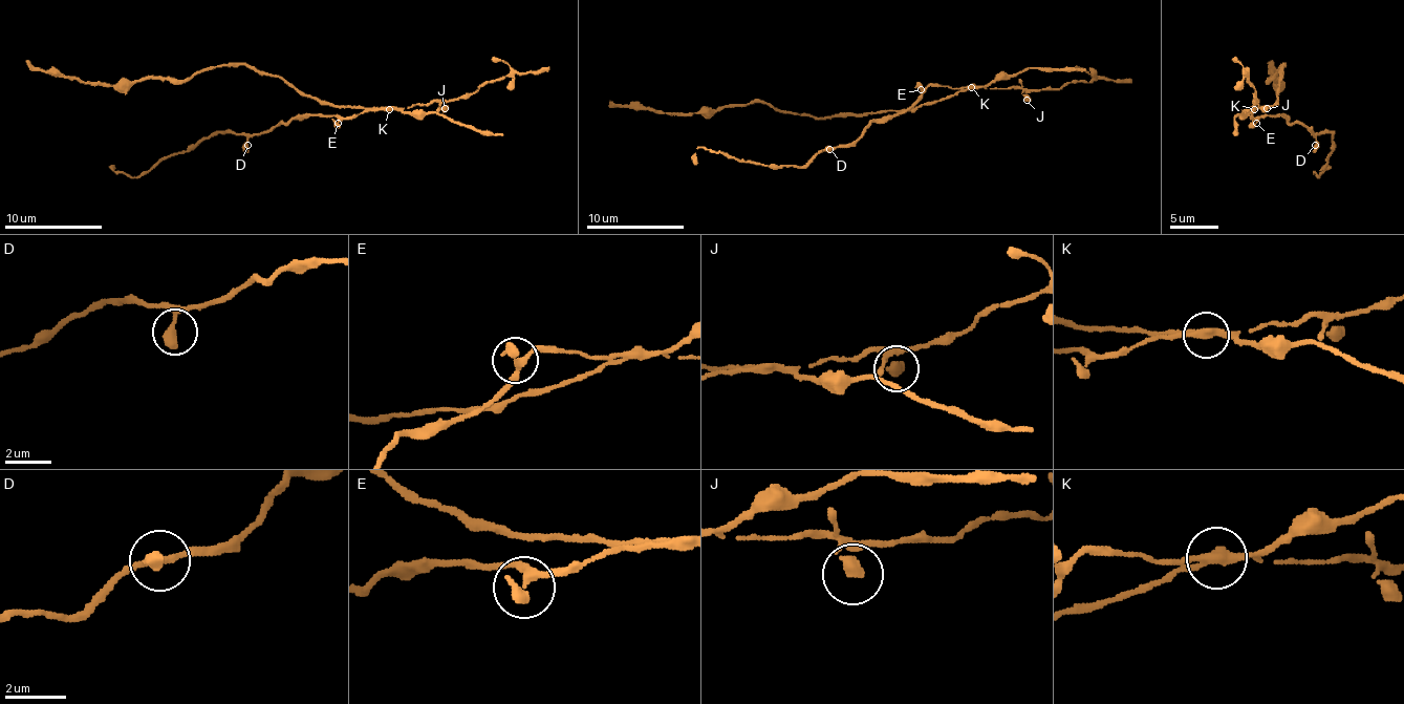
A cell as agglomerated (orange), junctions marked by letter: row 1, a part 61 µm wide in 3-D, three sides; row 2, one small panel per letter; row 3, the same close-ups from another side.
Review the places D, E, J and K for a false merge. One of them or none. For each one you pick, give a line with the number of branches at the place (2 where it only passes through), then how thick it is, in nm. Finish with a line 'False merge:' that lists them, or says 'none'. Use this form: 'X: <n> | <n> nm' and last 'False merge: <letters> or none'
K: 2 | 320 nm
False merge: K

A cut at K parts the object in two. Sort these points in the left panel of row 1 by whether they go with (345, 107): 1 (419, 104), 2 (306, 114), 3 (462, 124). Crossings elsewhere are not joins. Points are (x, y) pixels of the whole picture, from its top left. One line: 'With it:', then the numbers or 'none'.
With it: 3

